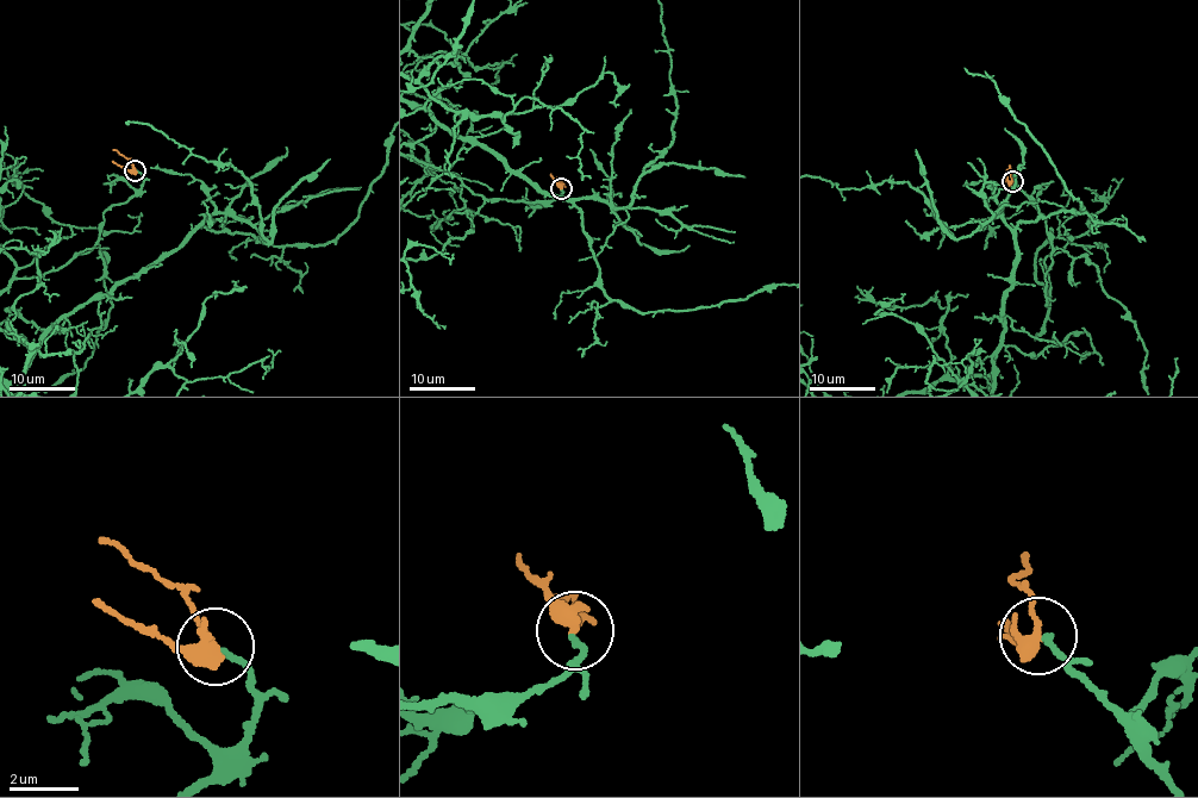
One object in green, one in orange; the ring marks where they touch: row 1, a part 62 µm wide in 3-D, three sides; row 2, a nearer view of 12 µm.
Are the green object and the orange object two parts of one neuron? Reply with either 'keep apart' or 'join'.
join

